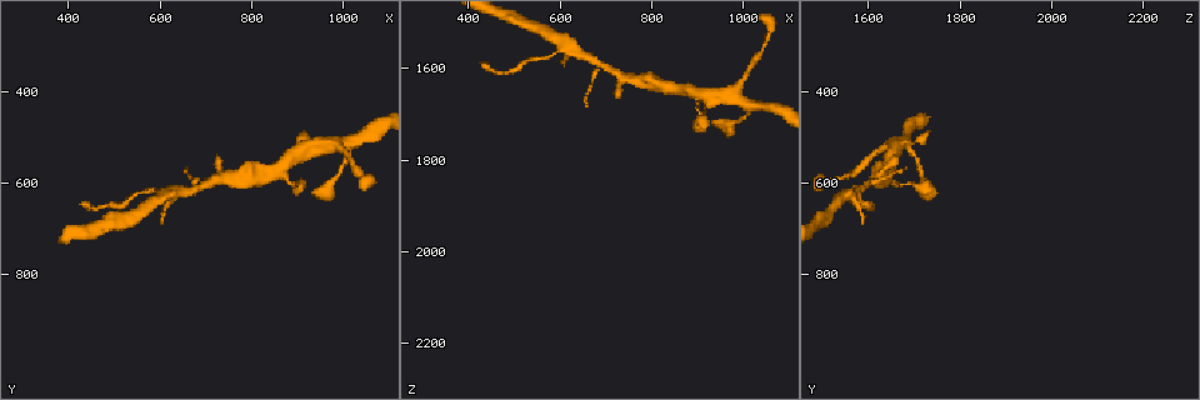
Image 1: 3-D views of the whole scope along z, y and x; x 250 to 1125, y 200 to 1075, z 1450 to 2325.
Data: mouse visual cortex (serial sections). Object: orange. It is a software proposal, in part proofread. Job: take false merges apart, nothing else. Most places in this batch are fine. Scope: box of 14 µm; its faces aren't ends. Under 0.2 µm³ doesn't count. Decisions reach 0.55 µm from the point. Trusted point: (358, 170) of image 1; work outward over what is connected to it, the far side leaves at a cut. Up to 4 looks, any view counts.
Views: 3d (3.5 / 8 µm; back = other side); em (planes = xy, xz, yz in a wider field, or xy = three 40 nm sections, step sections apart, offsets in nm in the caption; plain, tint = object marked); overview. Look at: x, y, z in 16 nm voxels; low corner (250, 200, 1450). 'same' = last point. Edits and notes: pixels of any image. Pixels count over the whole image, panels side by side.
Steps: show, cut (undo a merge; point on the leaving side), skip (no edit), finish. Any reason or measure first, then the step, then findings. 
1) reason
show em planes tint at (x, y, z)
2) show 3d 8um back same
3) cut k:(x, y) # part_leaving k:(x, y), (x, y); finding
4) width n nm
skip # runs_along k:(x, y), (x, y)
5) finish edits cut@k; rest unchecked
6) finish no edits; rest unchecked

sudden change in width
show 3d 8um back at (975, 520, 1655)

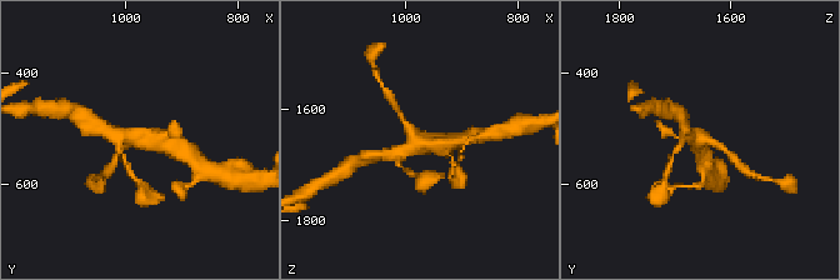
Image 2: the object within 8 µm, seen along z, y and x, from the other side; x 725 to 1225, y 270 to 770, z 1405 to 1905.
now the EM
show em xy step 3 tint at (980, 510, 1655)

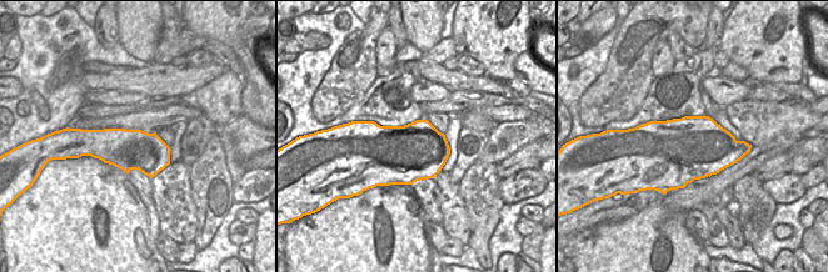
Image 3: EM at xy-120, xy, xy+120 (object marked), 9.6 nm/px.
skip # runs_along 2:(400, 115), (418, 143), (454, 141); all the same cell

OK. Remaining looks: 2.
thick turns thin
show 3d 3.5um at (770, 590, 1620)

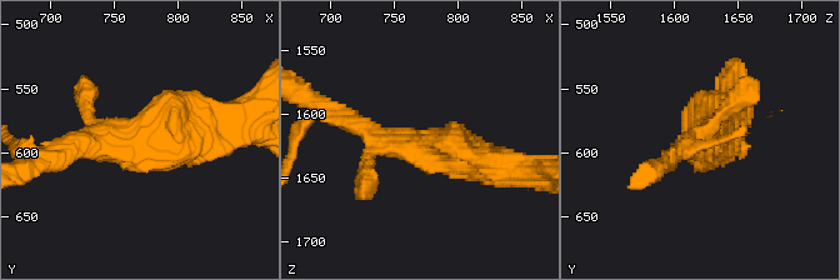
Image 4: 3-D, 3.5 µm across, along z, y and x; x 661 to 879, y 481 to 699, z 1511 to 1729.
show em planes tint at (764, 594, 1626)

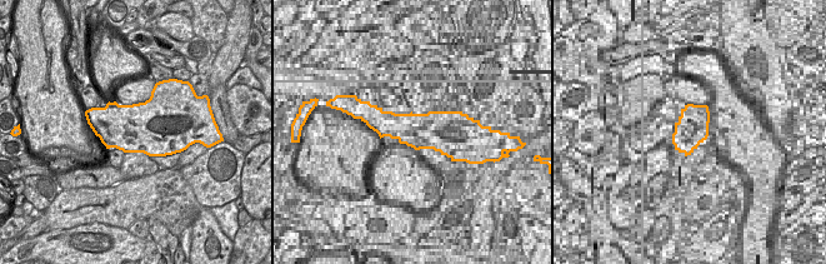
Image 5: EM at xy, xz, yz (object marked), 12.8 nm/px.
skip # runs_along 4:(489, 166), (389, 141), (335, 113); all the same cell

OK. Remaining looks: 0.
finish no edits; rest unchecked

